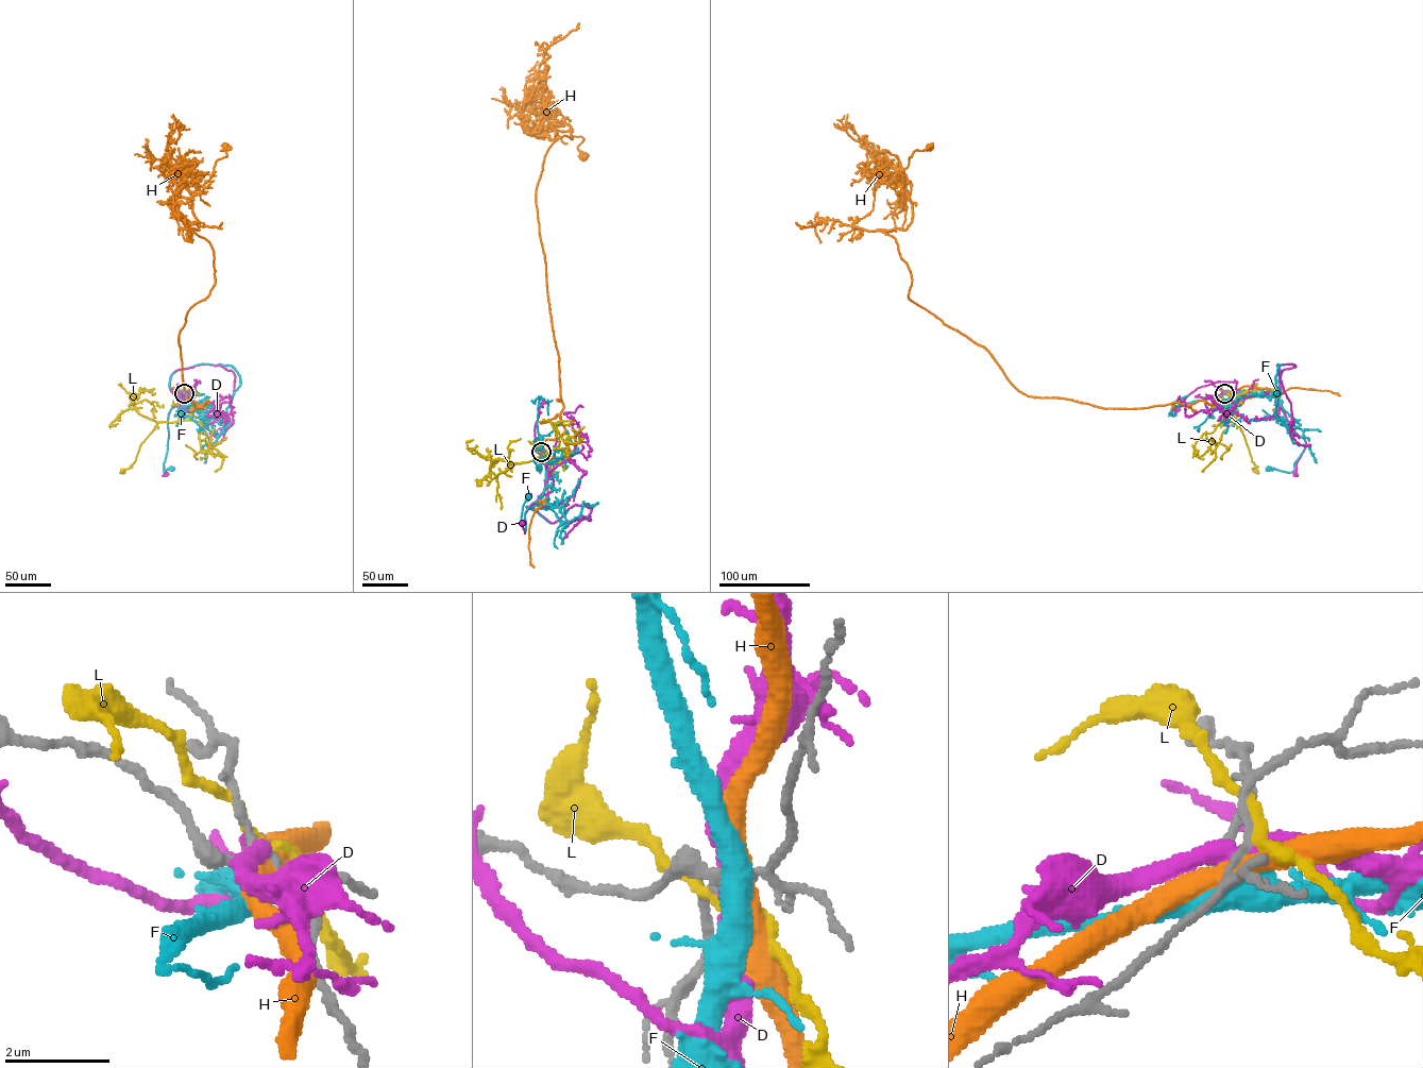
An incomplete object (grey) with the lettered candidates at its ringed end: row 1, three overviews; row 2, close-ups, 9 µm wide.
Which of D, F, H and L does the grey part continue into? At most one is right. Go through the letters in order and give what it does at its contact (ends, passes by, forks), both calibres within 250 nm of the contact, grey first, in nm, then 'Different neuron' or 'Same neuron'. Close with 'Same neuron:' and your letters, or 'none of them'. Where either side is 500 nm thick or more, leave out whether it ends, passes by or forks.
D: It passes by. Thickness 200 nm (grey) against 400 nm. Different neuron
F: It passes by. Thickness 180 nm (grey) against 460 nm. Same neuron
H: It passes by. Thickness 170 nm (grey) against 400 nm. Different neuron
L: It passes by. Thickness 140 nm (grey) against 190 nm. Different neuron
Same neuron: F

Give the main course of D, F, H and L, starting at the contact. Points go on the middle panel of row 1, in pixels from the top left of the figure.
D: (541, 452), (547, 479), (534, 506), (538, 503), (532, 503), (525, 511), (524, 534), (523, 523)
F: (541, 452), (546, 487), (538, 503), (532, 503), (525, 511), (524, 532), (521, 521), (528, 496)
H: (542, 452), (564, 427), (536, 189), (549, 147), (572, 139), (545, 104), (549, 139), (569, 130), (583, 157)
L: (541, 452), (549, 461), (515, 462), (488, 485), (485, 479), (479, 482)

